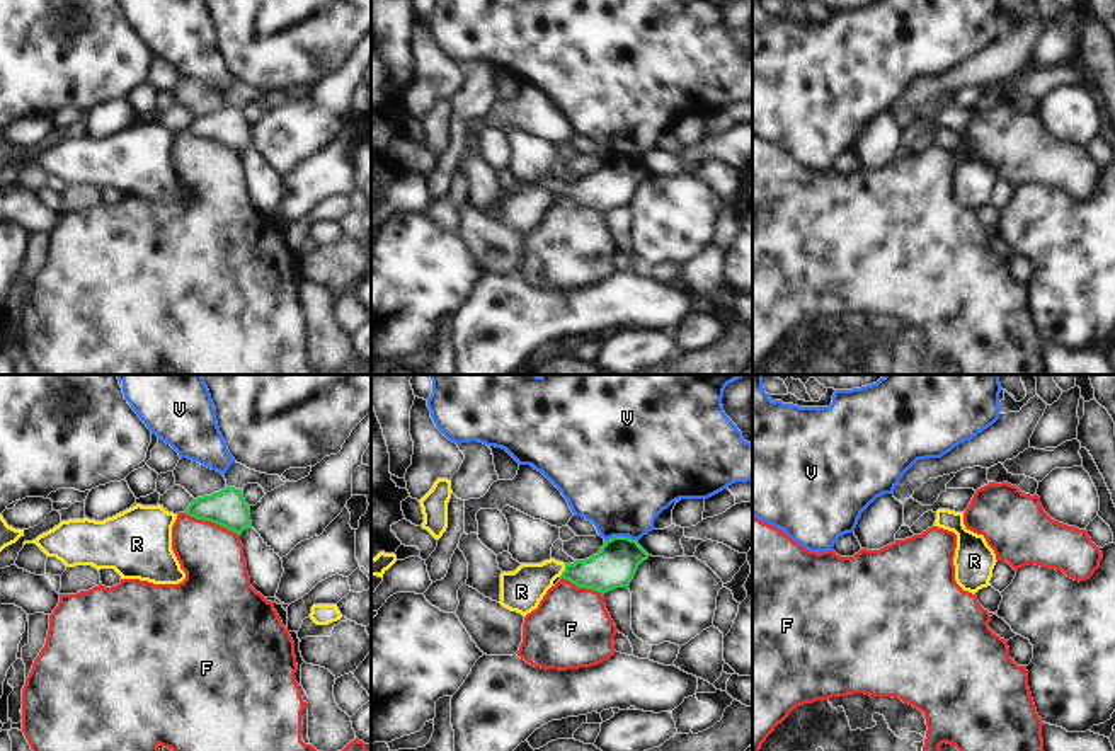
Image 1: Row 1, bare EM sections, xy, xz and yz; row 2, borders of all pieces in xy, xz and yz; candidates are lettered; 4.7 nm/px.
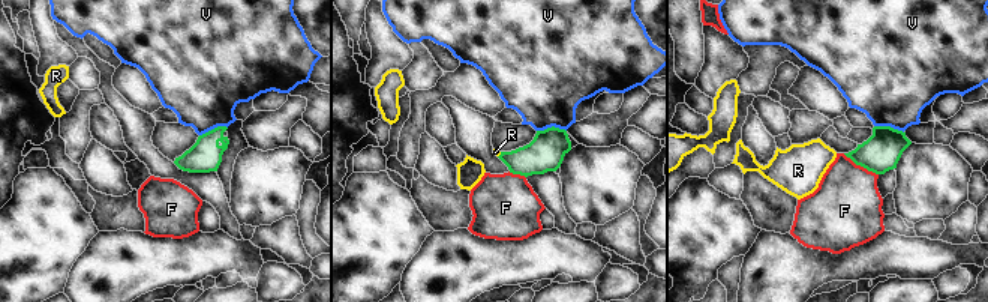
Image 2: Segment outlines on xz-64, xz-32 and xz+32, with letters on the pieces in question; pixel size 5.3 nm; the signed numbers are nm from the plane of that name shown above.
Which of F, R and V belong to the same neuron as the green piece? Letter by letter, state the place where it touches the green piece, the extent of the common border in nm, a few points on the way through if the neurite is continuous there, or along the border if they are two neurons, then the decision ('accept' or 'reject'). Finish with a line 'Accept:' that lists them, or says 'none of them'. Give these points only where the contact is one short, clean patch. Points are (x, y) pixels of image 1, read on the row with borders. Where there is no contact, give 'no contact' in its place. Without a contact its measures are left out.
F: xy (211, 521) | 280 nm | along xy (184, 513), (215, 521), (239, 537) | reject
R: xz (564, 571) | 70 nm | across xz (615, 564), (606, 571), (564, 571), (547, 571), (521, 591) | accept
V: xz (620, 537) | 160 nm | along xz (637, 538), (610, 537), (605, 540) | reject
Accept: R

